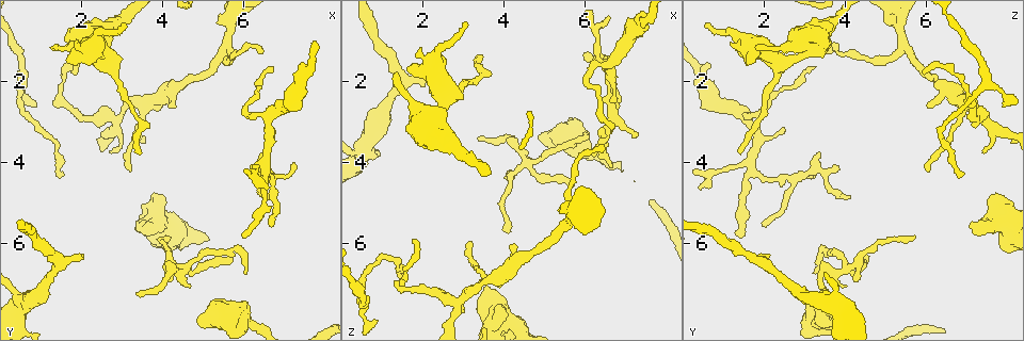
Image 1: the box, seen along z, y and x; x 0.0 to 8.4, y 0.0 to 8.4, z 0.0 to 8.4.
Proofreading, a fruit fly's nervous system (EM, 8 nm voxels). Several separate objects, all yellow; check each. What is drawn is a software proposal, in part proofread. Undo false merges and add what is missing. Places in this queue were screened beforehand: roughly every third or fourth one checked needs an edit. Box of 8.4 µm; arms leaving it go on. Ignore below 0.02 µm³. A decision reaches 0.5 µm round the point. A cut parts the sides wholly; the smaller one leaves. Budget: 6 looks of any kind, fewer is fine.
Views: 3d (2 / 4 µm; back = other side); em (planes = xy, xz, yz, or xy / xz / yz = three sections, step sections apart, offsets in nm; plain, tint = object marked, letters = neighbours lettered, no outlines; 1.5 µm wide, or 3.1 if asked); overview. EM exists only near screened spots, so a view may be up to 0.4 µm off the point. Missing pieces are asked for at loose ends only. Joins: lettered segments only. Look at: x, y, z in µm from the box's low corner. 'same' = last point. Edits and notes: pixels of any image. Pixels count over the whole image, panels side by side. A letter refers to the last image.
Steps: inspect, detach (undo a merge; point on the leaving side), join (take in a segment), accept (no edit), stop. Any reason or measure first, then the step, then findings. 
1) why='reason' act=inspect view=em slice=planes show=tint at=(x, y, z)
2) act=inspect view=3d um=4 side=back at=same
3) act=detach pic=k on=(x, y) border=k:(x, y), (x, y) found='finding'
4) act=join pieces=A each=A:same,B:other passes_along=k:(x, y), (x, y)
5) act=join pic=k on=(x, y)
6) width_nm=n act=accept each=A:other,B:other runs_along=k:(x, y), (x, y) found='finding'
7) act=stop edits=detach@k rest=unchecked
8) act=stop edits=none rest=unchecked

act=inspect view=em slice=planes show=tint at=(3.40, 7.30, 3.40)

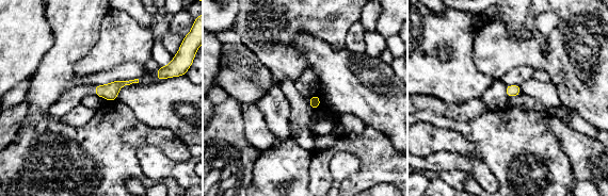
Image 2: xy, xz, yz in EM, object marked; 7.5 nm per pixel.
act=inspect view=em slice=planes show=letters at=same

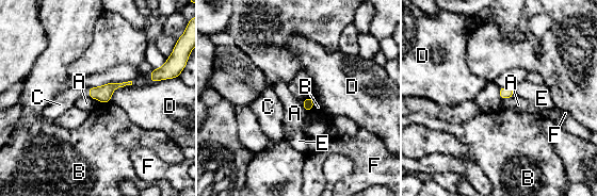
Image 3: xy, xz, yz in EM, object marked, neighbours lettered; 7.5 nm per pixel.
longest_contact=D:240nm act=join pieces=C each=A:other,B:other,C:same,D:other,E:other,F:other passes_along=3:(102, 94), (89, 92), (66, 99) found='it goes on there'

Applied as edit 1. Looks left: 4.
why='long arm stops here' act=inspect view=3d um=4 at=(3.50, 3.75, 1.35)

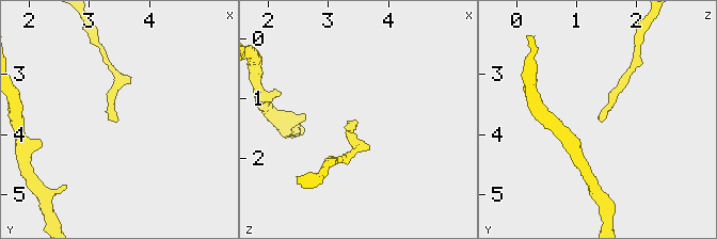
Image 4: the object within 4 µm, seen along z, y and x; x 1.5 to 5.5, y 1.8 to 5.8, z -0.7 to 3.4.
why='need the tissue' act=inspect view=em slice=xy step=4 show=tint at=(3.45, 3.70, 1.40)

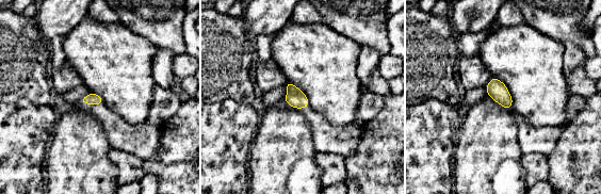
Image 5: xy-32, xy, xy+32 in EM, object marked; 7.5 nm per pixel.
act=inspect view=em slice=planes show=letters at=same

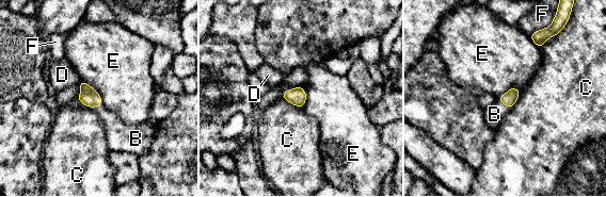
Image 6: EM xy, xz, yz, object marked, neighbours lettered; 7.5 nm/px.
act=join pieces=B each=B:same,C:other,D:other,E:other,F:other passes_along=6:(89, 97), (95, 107), (116, 131) found='the neuron continues'

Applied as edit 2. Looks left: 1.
act=stop edits=join@3,join@6 rest=unchecked

